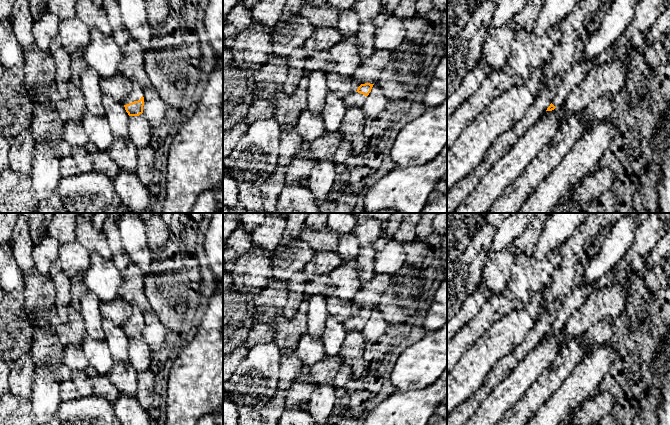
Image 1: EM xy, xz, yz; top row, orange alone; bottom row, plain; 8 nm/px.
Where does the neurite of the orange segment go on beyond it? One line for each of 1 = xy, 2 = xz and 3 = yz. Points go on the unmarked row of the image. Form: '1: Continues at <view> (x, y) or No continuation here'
1: Continues at xy (136, 316)
2: Continues at xz (356, 323)
3: Continues at yz (578, 295)

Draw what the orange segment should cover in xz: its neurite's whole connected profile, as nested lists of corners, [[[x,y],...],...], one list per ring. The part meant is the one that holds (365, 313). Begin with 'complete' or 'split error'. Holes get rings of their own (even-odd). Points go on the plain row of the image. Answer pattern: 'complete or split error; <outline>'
split error; [[[361,308],[357,315],[346,320],[343,325],[346,333],[362,331],[374,308]]]

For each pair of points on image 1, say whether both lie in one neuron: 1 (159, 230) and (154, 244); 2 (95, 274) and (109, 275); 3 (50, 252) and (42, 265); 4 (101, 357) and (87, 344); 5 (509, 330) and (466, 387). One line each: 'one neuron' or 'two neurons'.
1: one neuron
2: one neuron
3: one neuron
4: one neuron
5: one neuron

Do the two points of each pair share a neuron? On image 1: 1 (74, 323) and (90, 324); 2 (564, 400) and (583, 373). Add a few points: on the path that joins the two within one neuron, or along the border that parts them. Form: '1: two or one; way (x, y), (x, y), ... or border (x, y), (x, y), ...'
1: two; border (79, 312), (87, 333)
2: one; way (571, 393), (583, 380)

